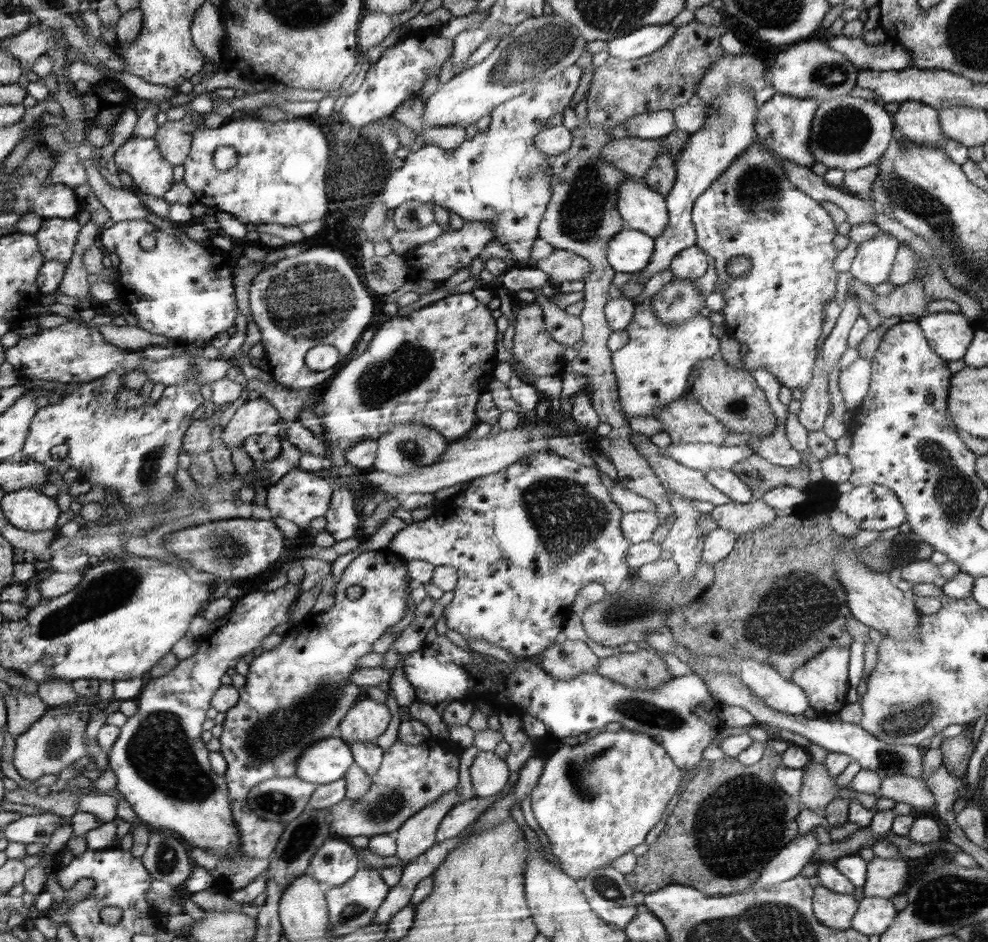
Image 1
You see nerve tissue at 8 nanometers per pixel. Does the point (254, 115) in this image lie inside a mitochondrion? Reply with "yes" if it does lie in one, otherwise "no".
no

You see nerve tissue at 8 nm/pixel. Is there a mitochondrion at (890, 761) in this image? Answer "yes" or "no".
yes

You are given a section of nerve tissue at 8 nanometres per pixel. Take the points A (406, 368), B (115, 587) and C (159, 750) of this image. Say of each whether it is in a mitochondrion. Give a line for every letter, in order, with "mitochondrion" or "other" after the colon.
A: mitochondrion
B: mitochondrion
C: mitochondrion

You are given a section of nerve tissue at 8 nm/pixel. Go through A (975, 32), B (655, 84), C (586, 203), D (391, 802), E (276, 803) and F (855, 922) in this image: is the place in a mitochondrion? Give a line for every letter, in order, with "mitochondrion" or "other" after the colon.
A: mitochondrion
B: other
C: mitochondrion
D: mitochondrion
E: mitochondrion
F: other

